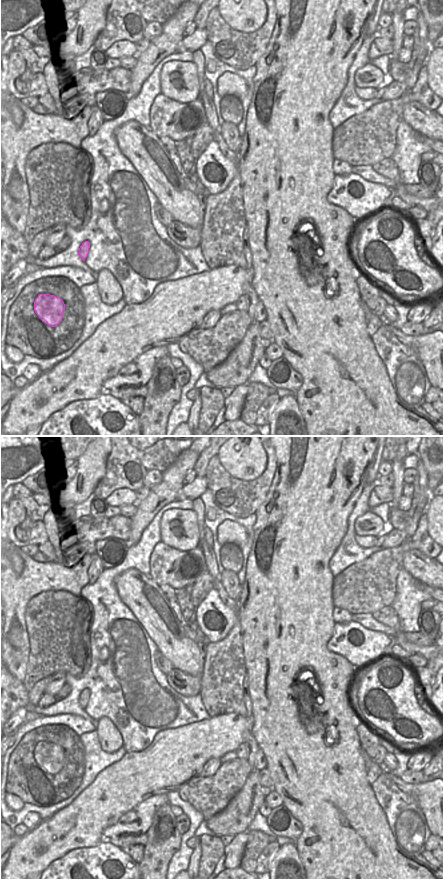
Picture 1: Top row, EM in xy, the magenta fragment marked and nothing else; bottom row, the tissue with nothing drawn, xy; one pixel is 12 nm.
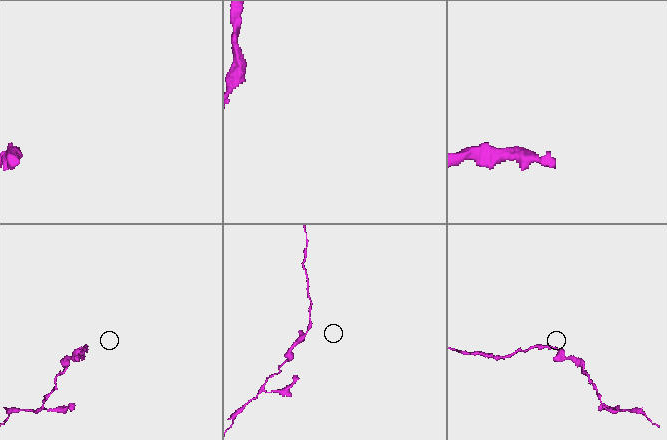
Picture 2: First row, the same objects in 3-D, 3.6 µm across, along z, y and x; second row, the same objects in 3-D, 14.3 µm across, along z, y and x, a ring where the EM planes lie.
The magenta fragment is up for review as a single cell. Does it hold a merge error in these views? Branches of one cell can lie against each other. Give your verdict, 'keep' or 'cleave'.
keep

